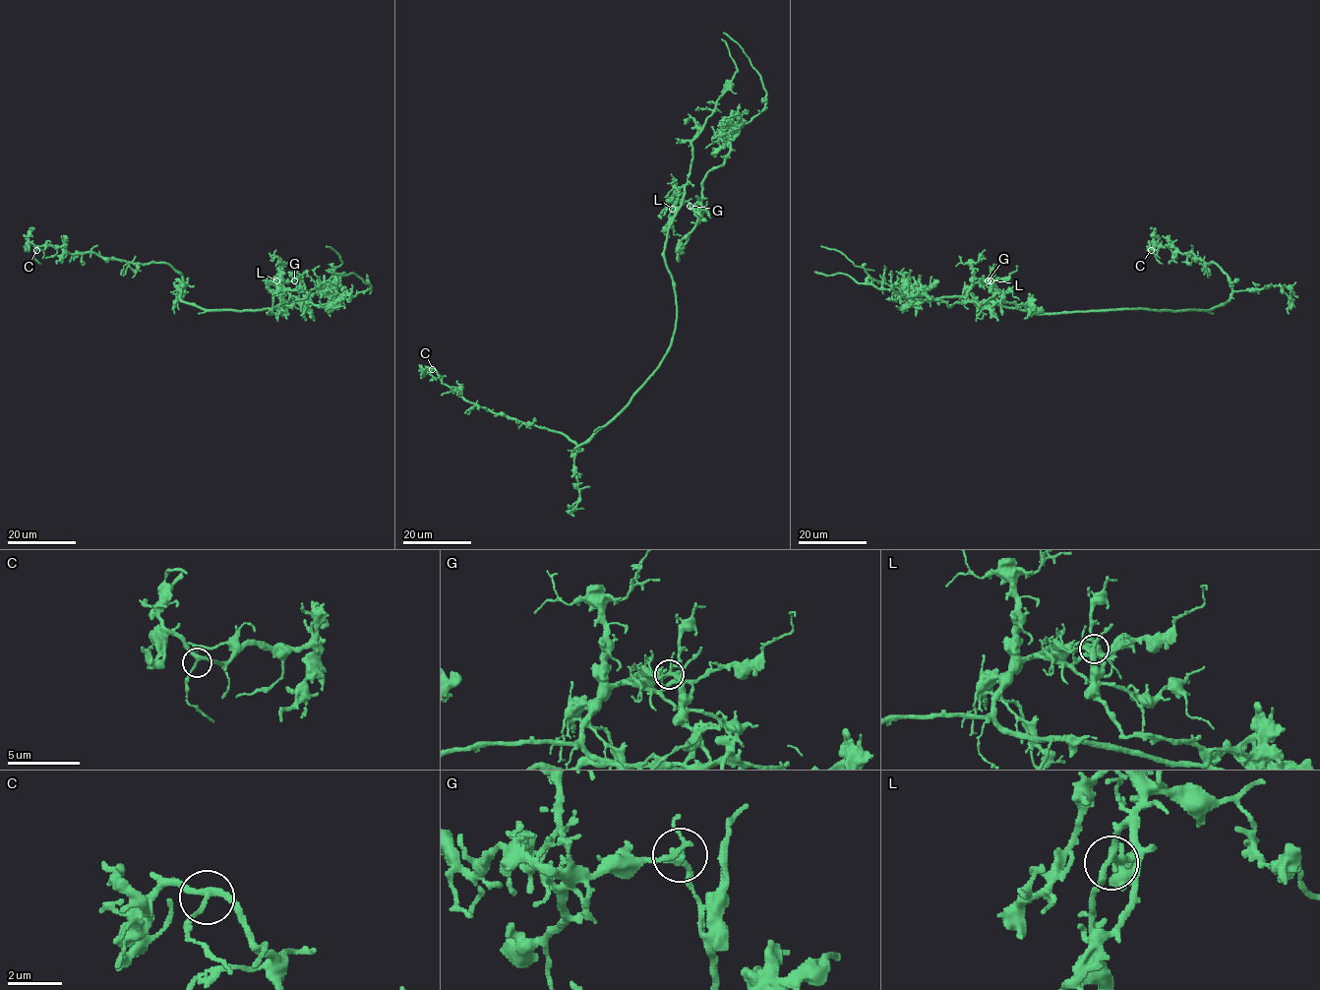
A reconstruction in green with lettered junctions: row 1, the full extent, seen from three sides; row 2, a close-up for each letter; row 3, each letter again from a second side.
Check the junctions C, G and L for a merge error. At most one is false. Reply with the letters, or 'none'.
G

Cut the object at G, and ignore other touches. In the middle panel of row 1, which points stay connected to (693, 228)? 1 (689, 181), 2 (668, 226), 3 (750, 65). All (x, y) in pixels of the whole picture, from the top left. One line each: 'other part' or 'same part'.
1: other part
2: other part
3: same part

